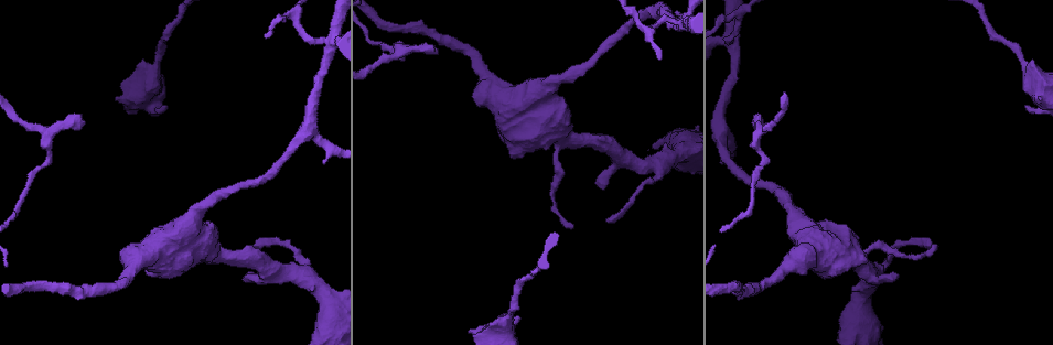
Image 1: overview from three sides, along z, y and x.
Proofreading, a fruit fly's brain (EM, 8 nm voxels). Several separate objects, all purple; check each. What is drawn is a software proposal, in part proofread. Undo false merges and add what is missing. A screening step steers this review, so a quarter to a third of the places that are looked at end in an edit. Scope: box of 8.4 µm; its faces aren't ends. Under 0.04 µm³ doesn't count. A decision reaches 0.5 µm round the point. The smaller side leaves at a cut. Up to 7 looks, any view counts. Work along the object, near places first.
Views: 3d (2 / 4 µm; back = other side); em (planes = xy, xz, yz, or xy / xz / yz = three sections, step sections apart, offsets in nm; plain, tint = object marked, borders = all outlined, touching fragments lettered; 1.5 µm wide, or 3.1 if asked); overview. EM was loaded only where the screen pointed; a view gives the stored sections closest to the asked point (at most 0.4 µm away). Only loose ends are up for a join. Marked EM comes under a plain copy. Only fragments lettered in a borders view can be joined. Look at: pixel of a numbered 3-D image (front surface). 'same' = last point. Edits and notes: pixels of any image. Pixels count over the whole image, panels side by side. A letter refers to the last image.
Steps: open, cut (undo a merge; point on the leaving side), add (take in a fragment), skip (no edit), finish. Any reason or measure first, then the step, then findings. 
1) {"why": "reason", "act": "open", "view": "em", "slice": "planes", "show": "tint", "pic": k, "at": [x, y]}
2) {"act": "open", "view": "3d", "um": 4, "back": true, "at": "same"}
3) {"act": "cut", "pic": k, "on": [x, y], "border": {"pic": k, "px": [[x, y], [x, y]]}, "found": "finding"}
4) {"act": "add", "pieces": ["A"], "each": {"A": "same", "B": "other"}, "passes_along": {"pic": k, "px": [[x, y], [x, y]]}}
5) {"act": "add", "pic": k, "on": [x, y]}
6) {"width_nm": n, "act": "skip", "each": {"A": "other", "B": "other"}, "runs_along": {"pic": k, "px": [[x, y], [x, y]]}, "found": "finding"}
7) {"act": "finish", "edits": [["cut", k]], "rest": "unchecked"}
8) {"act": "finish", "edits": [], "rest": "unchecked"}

{"why": "abrupt turn", "act": "open", "view": "em", "slice": "xy", "step": 4, "show": "borders", "pic": 1, "at": [311, 132]}

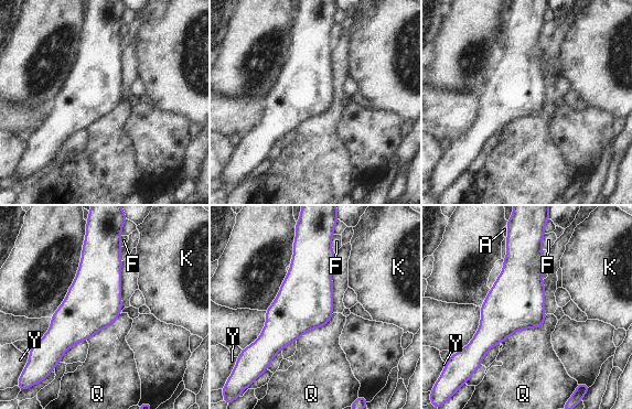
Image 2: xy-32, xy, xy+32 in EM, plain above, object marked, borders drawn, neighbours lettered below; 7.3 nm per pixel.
{"act": "skip", "each": {"A": "other", "F": "other", "K": "other", "Q": "other", "Y": "other"}, "found": "one cell here"}

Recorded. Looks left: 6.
{"why": "sharp bend", "act": "open", "view": "3d", "um": 2, "pic": 1, "at": [733, 41]}

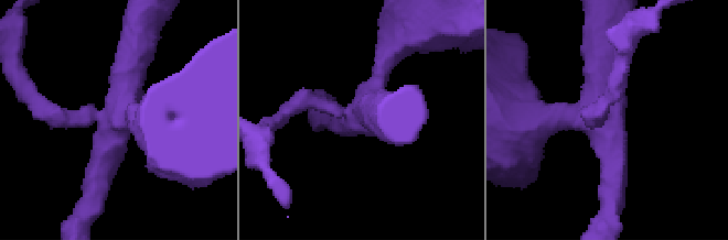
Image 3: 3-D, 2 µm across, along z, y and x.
{"arms": 4, "why": "need the tissue", "act": "open", "view": "em", "slice": "planes", "show": "borders", "pic": 3, "at": [357, 110]}

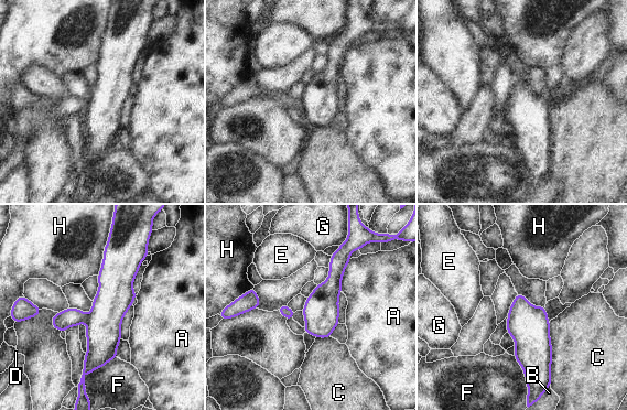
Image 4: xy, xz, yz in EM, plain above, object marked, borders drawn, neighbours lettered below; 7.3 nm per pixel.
{"act": "cut", "pic": 4, "on": [72, 316], "each": {"A": "other", "B": "other", "C": "other", "D": "other", "E": "other", "F": "other", "G": "other", "H": "other"}, "border": {"pic": 4, "px": [[87, 315], [85, 320]]}, "found": "a second cell is stuck on"}

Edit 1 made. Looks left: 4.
{"why": "free end", "act": "open", "view": "em", "slice": "planes", "show": "borders", "pic": 1, "at": [82, 123]}

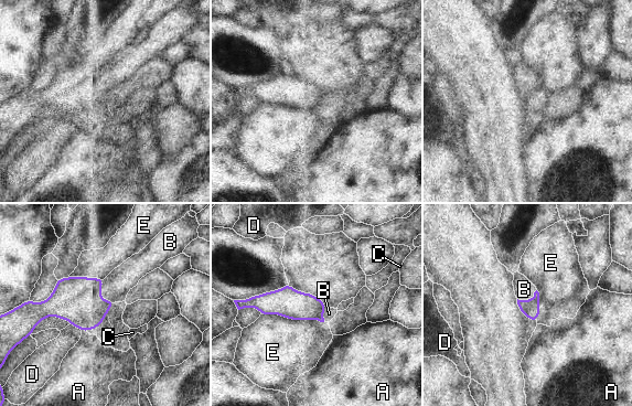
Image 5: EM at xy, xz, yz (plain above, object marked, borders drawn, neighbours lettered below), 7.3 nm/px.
{"act": "add", "pieces": ["B"], "each": {"A": "other", "B": "same", "C": "other", "D": "other", "E": "other"}, "passes_along": {"pic": 5, "px": [[78, 300], [100, 295], [116, 286]]}, "found": "it goes on there"}

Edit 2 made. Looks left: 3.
{"act": "finish", "edits": [["cut", 4], ["add", 5]], "rest": "unchecked"}

